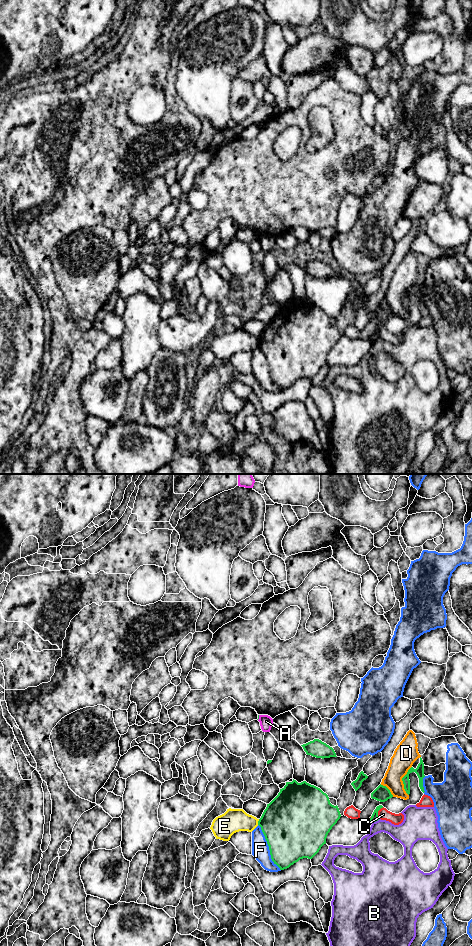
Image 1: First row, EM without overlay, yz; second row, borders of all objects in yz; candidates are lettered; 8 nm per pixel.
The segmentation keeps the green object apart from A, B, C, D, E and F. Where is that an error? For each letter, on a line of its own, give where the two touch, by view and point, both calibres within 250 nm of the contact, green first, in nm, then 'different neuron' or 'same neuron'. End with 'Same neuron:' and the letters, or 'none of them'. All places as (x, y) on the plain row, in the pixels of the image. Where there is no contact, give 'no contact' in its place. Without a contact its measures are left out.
A: yz (258, 237) | 20/100 nm | different neuron
B: yz (375, 341) | 60/160 nm | different neuron
C: yz (377, 332) | 60/90 nm | different neuron
D: yz (402, 300) | 70/190 nm | different neuron
E: yz (258, 342) | 460/190 nm | different neuron
F: yz (269, 367) | 480/140 nm | different neuron
Same neuron: none of them

